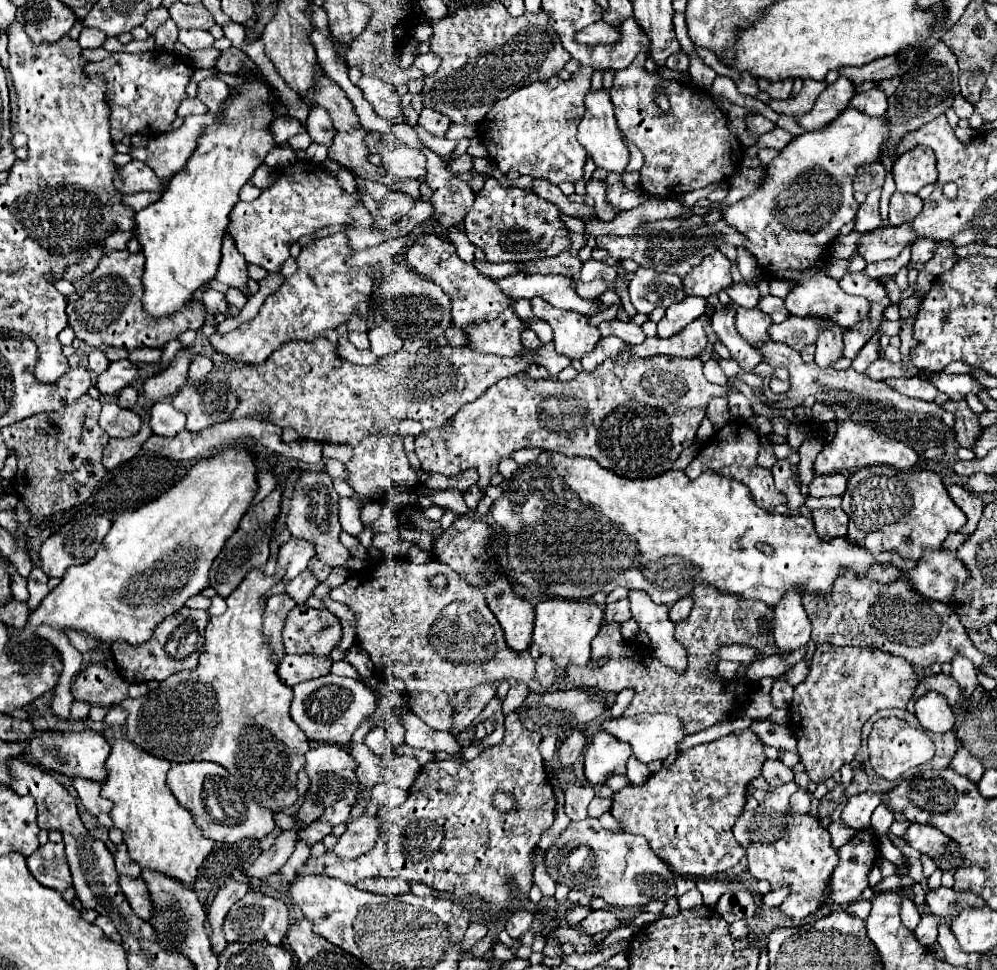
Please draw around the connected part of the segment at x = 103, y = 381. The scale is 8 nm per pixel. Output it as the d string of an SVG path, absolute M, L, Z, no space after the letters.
M121 359L121 361L113 361L109 365L109 369L103 375L99 375L95 387L103 395L117 395L123 387L127 387L139 379L141 379L141 367L137 367L129 359Z

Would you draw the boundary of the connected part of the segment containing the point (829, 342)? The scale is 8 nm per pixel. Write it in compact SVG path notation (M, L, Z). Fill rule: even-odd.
M839 325L831 327L829 331L825 329L815 345L817 345L815 363L821 369L831 369L833 363L843 357L843 329Z

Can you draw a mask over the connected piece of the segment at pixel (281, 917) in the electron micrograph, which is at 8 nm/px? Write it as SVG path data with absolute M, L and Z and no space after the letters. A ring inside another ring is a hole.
M247 891L247 895L231 907L231 911L227 913L227 919L223 921L223 935L227 937L229 943L267 941L271 945L281 945L287 929L289 929L287 905L281 899L275 899L275 897L259 893L259 891Z

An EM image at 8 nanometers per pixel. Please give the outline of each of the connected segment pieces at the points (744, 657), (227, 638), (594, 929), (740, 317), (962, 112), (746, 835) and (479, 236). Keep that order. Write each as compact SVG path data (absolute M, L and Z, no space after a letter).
M729 645L729 647L723 647L719 651L719 657L725 661L735 661L735 663L747 661L749 663L755 659L755 651L751 647L745 647L745 645Z
M251 569L245 579L239 583L237 591L231 593L225 601L227 601L227 613L223 613L221 617L211 617L211 621L207 623L205 629L205 647L199 655L199 665L195 671L181 671L181 673L175 673L171 675L169 679L161 681L159 689L153 689L147 697L139 697L139 699L125 699L121 703L121 707L125 707L129 711L129 717L127 717L127 737L143 747L145 751L149 751L151 755L157 755L161 759L167 759L171 763L181 763L181 761L213 761L213 763L219 763L223 765L243 787L243 791L247 791L247 795L251 795L251 799L255 799L255 803L267 807L267 809L275 809L279 811L281 807L289 807L291 803L295 803L297 799L297 789L295 789L295 783L297 783L297 771L303 769L305 765L305 753L309 751L309 741L305 737L305 733L293 723L293 719L289 717L289 705L291 705L291 699L293 699L293 689L287 687L279 675L277 675L277 663L271 661L271 653L273 653L273 647L269 645L269 639L263 635L263 611L265 611L265 593L283 577L283 569L273 573L273 575L265 575L263 569Z
M593 909L591 915L587 915L581 923L581 927L585 929L587 935L597 935L607 929L615 929L617 925L623 925L623 923L619 921L619 917L613 911L607 911L607 909Z
M737 307L737 331L743 335L743 339L747 339L747 343L751 343L753 347L757 347L759 343L767 343L771 341L767 329L771 325L771 319L767 319L767 315L763 315L761 309L743 309Z
M957 95L957 97L955 97L955 101L953 101L953 109L955 109L955 113L957 113L959 117L969 119L969 117L971 117L971 113L975 111L975 105L971 105L971 103L969 103L969 101L965 101L961 95Z
M763 777L751 781L753 787L771 791L755 811L743 811L733 827L733 835L747 851L749 873L755 879L771 881L773 889L787 885L791 895L781 903L781 911L793 919L801 919L823 905L823 891L837 863L837 851L831 847L827 829L821 829L819 819L811 813L793 815L789 809L789 797L799 789L795 781L781 787L769 787Z
M487 179L477 193L473 209L465 217L467 239L481 247L491 263L521 261L555 257L571 247L571 231L561 221L561 209L533 193L525 193L519 187L501 187L495 179Z

